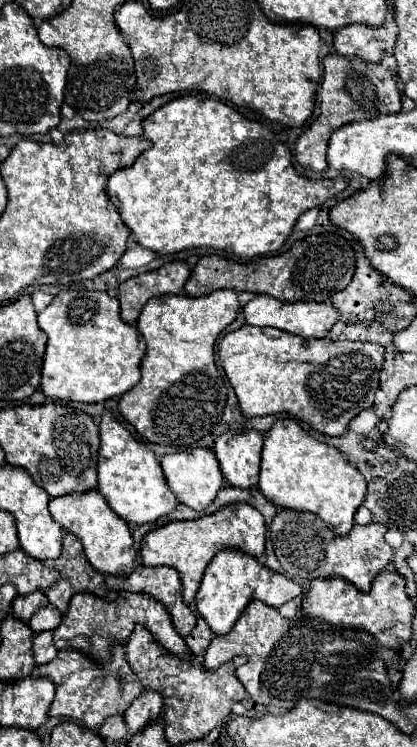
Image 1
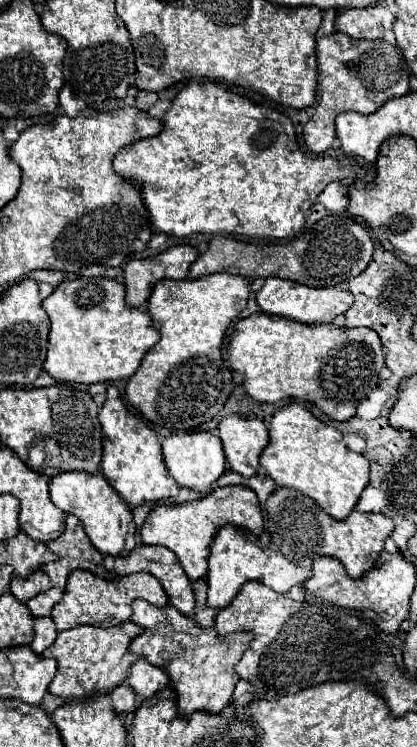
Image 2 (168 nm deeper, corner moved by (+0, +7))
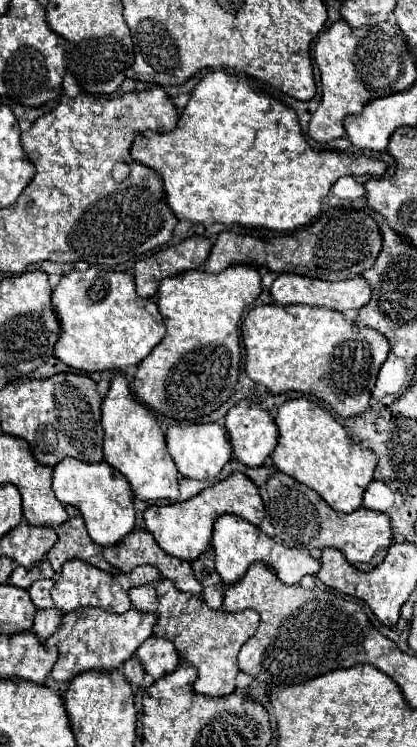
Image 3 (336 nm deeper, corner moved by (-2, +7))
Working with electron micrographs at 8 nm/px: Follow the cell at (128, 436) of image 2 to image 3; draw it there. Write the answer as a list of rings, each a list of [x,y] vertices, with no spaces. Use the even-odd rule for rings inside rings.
[[[120,373],[114,375],[110,391],[102,401],[102,427],[104,459],[122,475],[126,475],[138,499],[158,501],[178,497],[178,469],[166,449],[166,439],[160,423],[148,407],[134,399],[126,377]]]

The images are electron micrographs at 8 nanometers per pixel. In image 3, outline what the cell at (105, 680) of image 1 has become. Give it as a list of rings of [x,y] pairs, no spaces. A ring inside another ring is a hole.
[[[98,607],[70,611],[62,617],[60,629],[56,629],[46,639],[46,645],[58,647],[60,653],[50,675],[56,681],[70,681],[72,677],[76,677],[86,669],[118,669],[152,635],[154,625],[156,625],[156,615],[142,613],[138,609],[130,609],[124,615],[108,613]]]

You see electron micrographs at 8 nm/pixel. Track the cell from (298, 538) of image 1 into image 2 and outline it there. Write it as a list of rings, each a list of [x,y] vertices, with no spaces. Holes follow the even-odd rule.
[[[278,489],[266,501],[268,533],[272,549],[280,551],[288,561],[302,561],[314,557],[340,559],[352,579],[362,577],[374,567],[384,551],[386,537],[394,531],[394,521],[382,513],[352,511],[344,521],[332,519],[308,495],[294,489]]]

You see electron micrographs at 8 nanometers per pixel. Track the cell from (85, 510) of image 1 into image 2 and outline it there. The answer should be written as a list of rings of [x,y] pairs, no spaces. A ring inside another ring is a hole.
[[[68,471],[68,473],[56,475],[50,481],[50,499],[58,509],[62,509],[64,513],[74,513],[82,521],[90,543],[102,555],[124,557],[136,547],[136,541],[134,541],[136,527],[132,521],[132,511],[100,473],[90,475],[80,471]]]

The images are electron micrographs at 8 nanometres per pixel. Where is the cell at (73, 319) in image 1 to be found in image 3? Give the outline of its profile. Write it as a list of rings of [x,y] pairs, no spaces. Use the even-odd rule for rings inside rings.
[[[98,267],[88,271],[76,271],[62,275],[58,287],[52,293],[52,305],[58,315],[62,333],[54,347],[54,355],[70,365],[72,369],[78,369],[82,373],[92,371],[106,371],[106,369],[118,369],[124,371],[130,365],[138,365],[148,353],[162,341],[164,337],[164,321],[158,311],[158,305],[152,299],[138,297],[134,277],[124,271],[102,271]]]

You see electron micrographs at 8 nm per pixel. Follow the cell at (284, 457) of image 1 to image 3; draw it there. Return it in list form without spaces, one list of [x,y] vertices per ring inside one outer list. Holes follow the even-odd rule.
[[[288,399],[278,407],[276,425],[280,431],[278,445],[272,453],[274,465],[296,481],[314,489],[336,513],[352,513],[362,505],[362,495],[374,481],[376,457],[372,449],[358,445],[348,431],[316,401]]]

